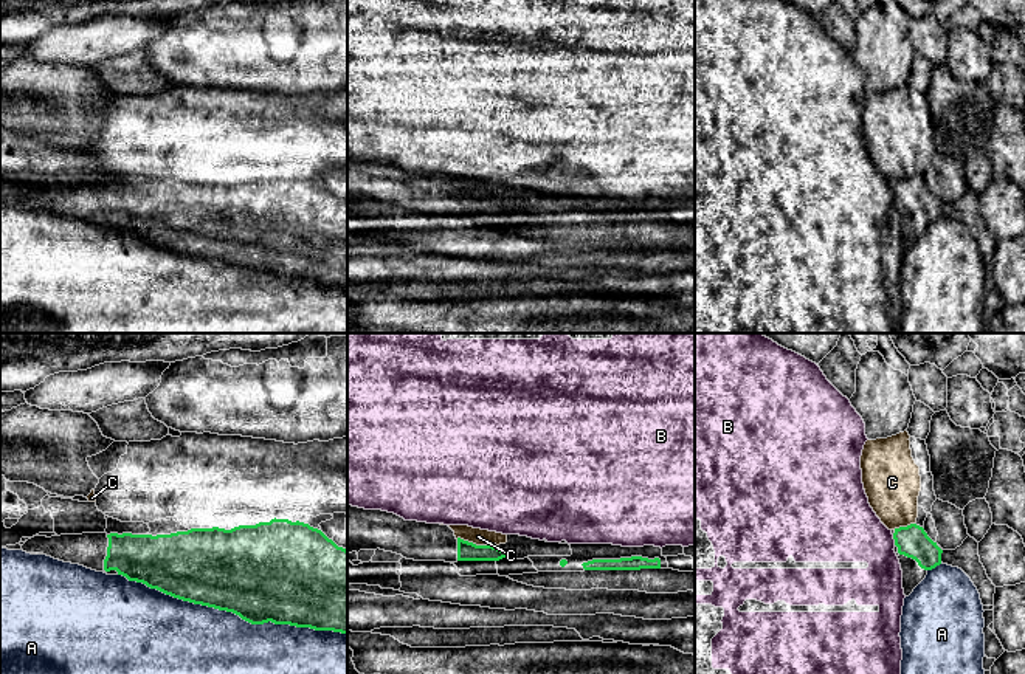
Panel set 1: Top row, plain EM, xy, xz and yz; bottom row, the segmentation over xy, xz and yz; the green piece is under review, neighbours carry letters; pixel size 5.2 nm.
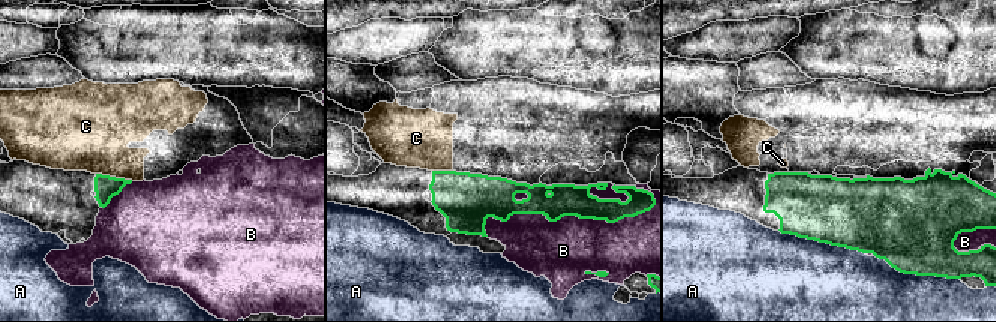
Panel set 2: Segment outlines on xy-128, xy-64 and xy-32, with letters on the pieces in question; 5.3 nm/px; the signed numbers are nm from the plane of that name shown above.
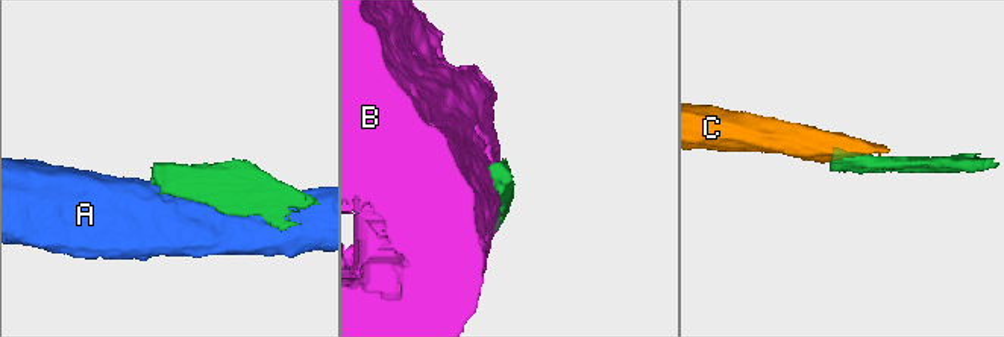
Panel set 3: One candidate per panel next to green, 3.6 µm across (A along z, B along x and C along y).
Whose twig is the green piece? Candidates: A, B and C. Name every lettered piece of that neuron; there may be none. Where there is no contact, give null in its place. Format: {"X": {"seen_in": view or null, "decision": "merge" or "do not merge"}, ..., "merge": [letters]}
{"A": {"seen_in": "xy", "decision": "do not merge"}, "B": {"seen_in": "yz", "decision": "do not merge"}, "C": {"seen_in": "xz", "decision": "do not merge"}, "merge": []}

